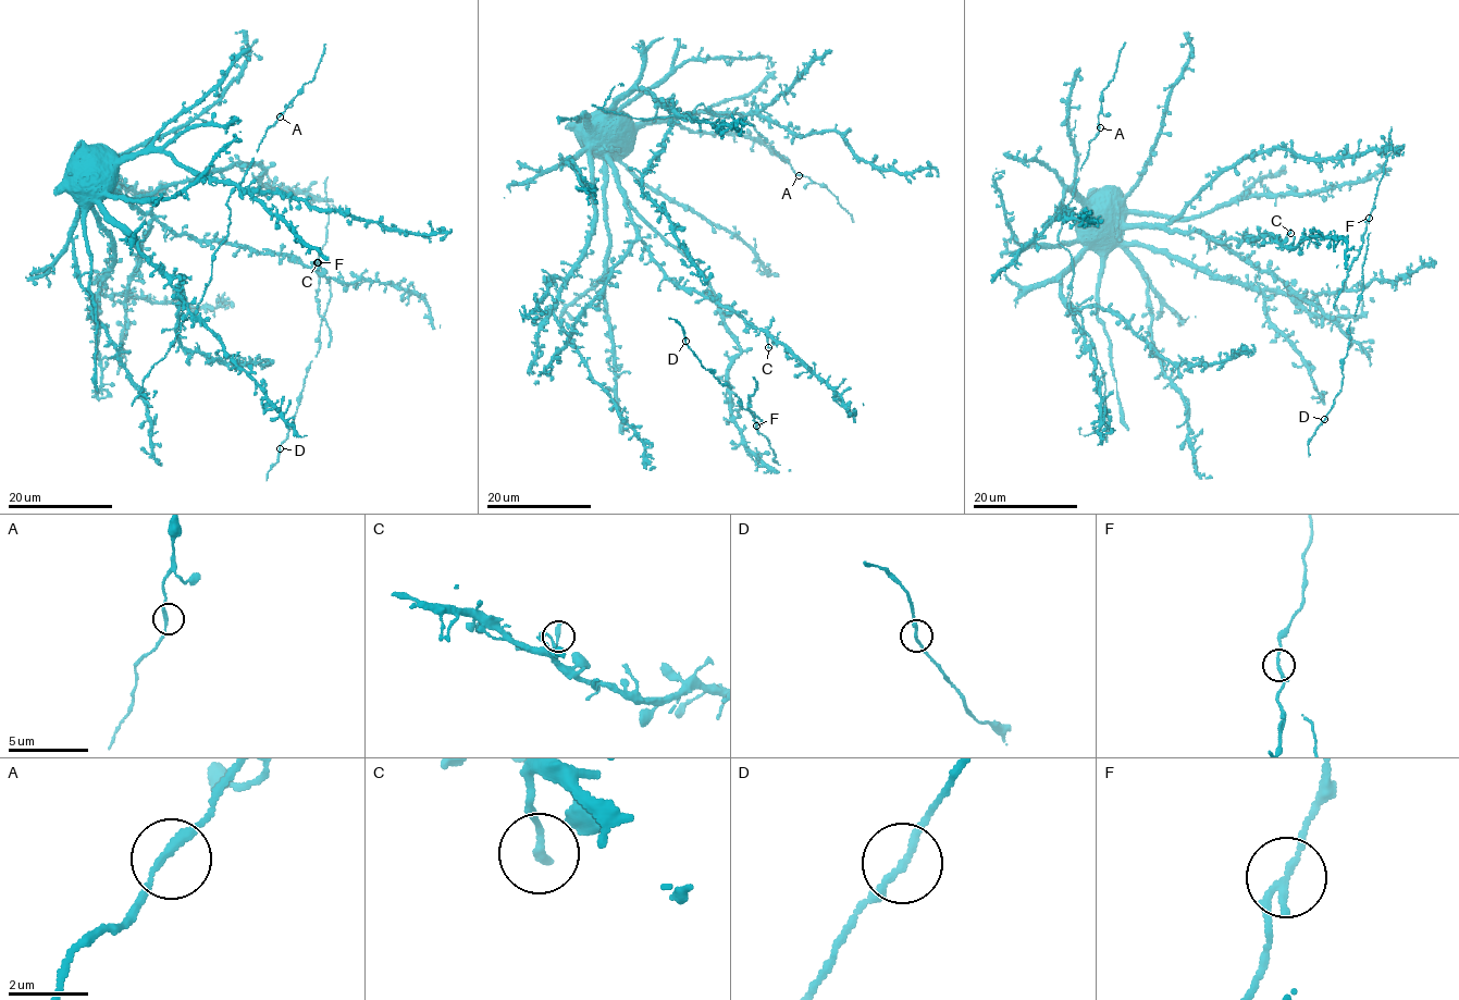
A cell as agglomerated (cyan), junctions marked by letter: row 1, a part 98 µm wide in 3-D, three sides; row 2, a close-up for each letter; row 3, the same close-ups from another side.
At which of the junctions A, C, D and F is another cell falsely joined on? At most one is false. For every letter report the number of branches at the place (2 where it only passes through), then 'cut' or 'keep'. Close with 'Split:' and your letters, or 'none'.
A: branches 2; keep
C: branches 1; keep
D: branches 2; keep
F: branches 2; cut
Split: F

